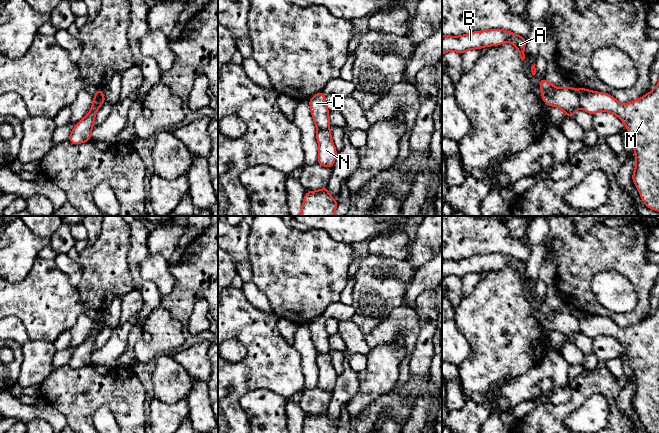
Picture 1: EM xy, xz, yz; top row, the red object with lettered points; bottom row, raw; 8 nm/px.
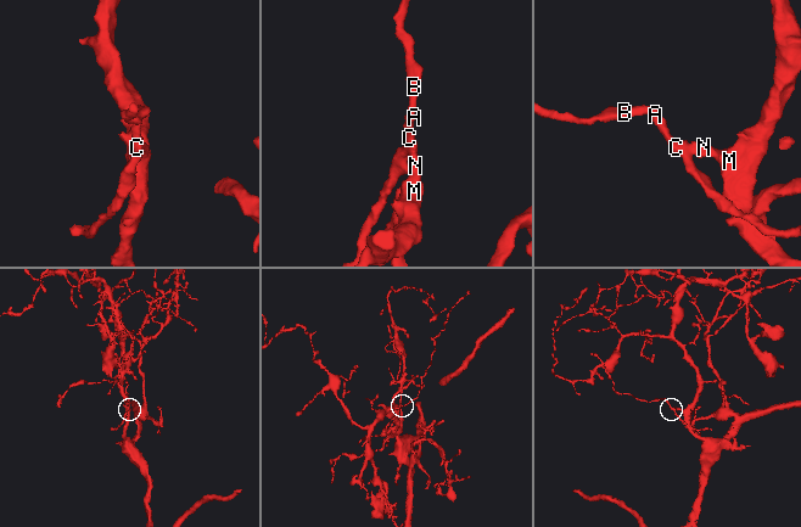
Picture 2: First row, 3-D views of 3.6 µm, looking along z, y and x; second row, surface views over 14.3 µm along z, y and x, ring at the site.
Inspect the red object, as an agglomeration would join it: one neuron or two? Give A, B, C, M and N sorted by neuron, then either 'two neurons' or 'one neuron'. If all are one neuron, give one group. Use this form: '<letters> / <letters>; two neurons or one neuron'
A B C / M N; two neurons

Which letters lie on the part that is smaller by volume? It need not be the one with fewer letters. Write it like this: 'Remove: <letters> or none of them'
Remove: A, B, C

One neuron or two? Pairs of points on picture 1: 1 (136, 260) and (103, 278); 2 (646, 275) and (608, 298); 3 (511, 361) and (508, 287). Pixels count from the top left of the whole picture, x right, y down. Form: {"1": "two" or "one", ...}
{"1": "two", "2": "two", "3": "one"}

